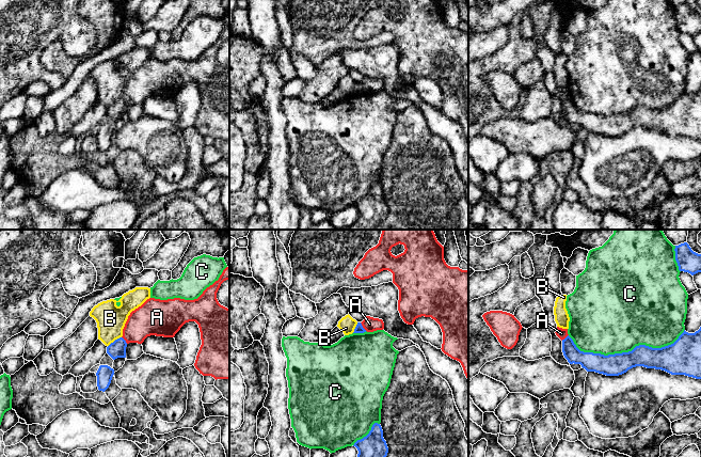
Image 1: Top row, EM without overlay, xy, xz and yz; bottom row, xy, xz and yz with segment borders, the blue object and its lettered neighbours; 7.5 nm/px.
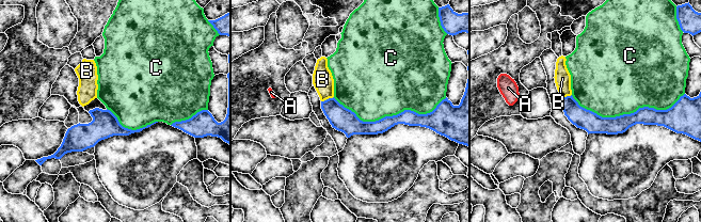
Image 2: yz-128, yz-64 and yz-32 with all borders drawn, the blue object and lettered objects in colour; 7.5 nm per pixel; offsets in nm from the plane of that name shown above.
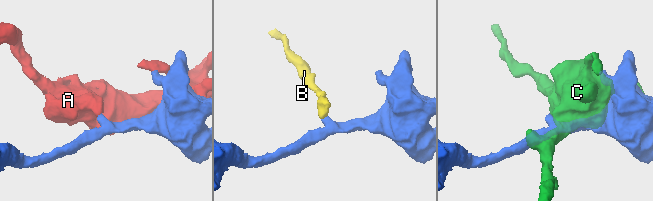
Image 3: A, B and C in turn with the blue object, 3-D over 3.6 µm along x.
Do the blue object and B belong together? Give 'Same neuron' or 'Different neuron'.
Different neuron

